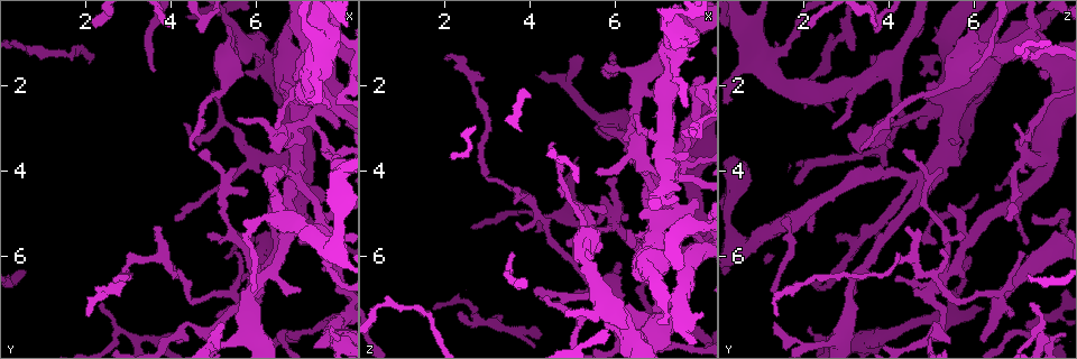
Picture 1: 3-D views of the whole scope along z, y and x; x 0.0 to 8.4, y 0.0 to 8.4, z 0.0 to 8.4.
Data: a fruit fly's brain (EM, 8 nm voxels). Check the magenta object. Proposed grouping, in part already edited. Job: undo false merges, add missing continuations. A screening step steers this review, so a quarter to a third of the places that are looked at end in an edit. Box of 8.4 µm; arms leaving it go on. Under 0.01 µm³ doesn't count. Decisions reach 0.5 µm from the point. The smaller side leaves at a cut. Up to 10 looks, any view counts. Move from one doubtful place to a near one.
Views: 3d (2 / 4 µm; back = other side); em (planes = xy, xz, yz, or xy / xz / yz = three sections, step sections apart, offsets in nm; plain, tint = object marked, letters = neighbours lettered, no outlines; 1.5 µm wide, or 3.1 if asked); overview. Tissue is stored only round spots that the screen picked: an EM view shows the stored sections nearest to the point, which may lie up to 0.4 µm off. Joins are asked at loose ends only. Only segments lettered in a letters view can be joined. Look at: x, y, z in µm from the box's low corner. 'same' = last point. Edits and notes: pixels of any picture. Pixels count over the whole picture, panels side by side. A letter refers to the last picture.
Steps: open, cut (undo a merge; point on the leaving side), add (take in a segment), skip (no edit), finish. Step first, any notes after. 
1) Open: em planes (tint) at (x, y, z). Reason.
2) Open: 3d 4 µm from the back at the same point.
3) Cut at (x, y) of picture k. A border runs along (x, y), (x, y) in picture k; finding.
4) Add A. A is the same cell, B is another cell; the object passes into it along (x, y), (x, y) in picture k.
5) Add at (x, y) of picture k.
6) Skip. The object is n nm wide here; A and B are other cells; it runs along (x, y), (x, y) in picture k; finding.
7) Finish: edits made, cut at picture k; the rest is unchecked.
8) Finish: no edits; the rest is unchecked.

Open: em yz step 8 (tint) at (6.85, 5.40, 2.10). Branch stops here.

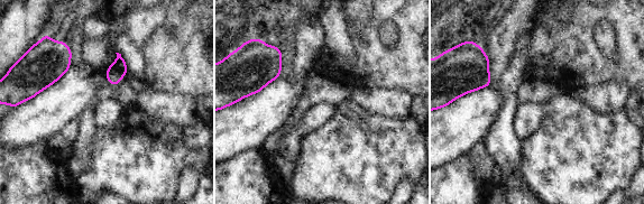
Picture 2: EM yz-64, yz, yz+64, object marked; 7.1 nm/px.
Open: em planes (letters) at the same point. Another direction.

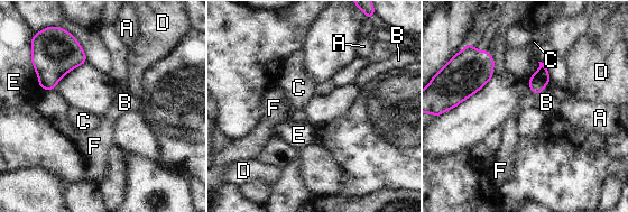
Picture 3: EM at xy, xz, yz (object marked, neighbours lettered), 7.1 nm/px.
Skip. A, B, C, D, E and F are other cells; a border runs along (528, 88), (535, 93), (544, 91) in picture 3; no lettered segment goes on from it.

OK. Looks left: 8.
Open: 3d 4 µm from the back at (5.95, 3.70, 7.15). A fork.

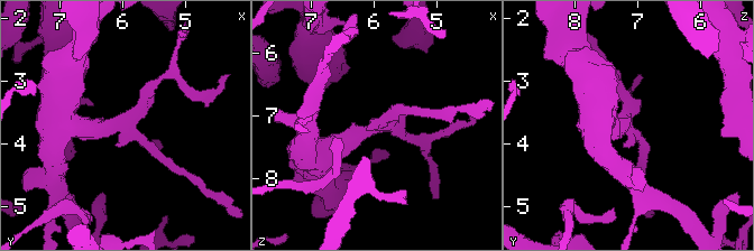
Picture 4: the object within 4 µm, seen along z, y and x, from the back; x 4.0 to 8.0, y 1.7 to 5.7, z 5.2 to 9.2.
Open: em planes (tint) at (5.95, 3.65, 7.15). 3 arms meet here.

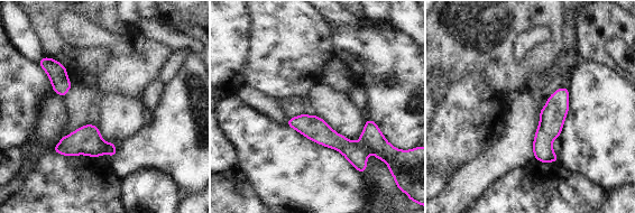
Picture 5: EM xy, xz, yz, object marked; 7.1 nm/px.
Open: em planes (letters) at the same point.

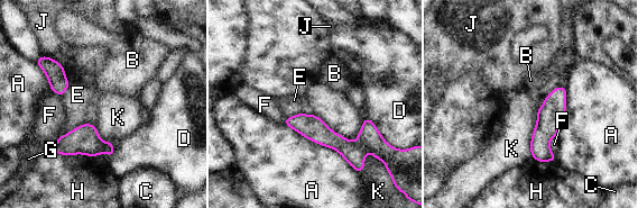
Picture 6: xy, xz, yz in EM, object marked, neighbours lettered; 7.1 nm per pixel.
Skip. The object is 30 nm wide here; A, B, C, D, E, F, G, H, J and K are other cells; a border runs along (313, 114), (353, 141), (363, 123) in picture 6; one neuron here.

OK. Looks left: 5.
Open: em planes (plain) at (4.15, 5.15, 6.80). Thin end.

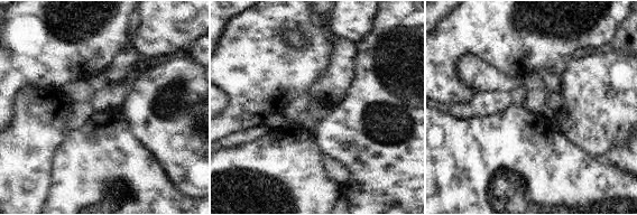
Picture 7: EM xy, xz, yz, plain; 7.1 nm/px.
Open: em planes (letters) at the same point.

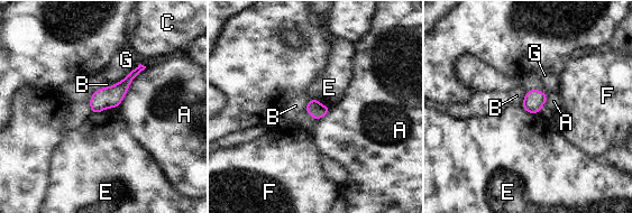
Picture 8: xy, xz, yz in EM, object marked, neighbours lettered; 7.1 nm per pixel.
Skip. The object is 120 nm wide here; A, B, C, E, F and G are other cells; no lettered segment goes on from it.

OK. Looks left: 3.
Open: em planes (tint) at (6.55, 3.20, 3.65). Abrupt turn.

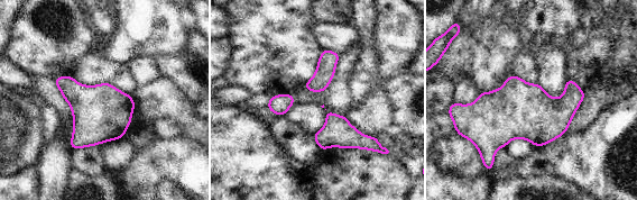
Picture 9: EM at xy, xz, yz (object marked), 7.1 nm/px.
Open: em planes (letters) at the same point. See the neighbours.

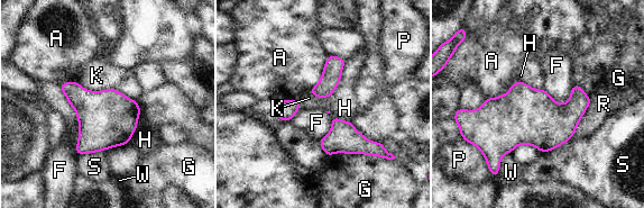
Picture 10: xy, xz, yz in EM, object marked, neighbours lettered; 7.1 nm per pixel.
Skip. The longest contact is with R, 420 nm; A, F, G, H, K, P, R, S and W are other cells; continuous, no second neuron.

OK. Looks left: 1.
Finish: no edits; the rest is unchecked.

